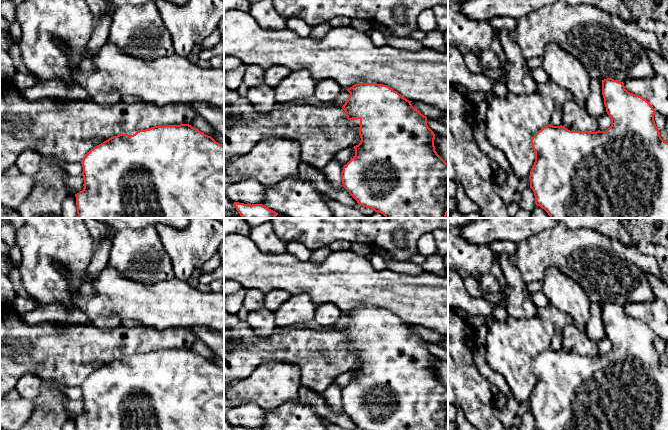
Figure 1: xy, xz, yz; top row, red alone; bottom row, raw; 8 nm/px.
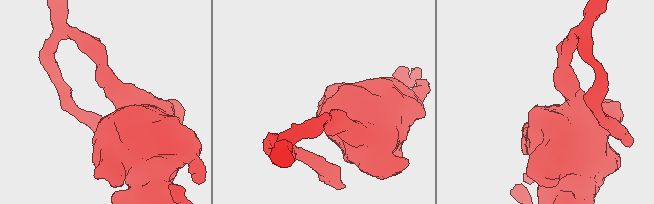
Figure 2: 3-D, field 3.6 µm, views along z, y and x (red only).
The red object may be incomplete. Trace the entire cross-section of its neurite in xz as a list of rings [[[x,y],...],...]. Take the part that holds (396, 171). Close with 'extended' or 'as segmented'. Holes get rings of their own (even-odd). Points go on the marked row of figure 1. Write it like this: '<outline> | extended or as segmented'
[[[358,83],[346,89],[350,95],[342,106],[347,116],[347,127],[354,127],[361,141],[354,146],[355,156],[343,167],[341,180],[343,187],[363,207],[381,213],[385,218],[447,218],[448,214],[448,164],[437,154],[434,146],[435,134],[427,125],[427,117],[415,109],[411,102],[394,91],[388,85],[377,83]]] | extended

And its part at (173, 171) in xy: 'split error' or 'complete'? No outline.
split error

